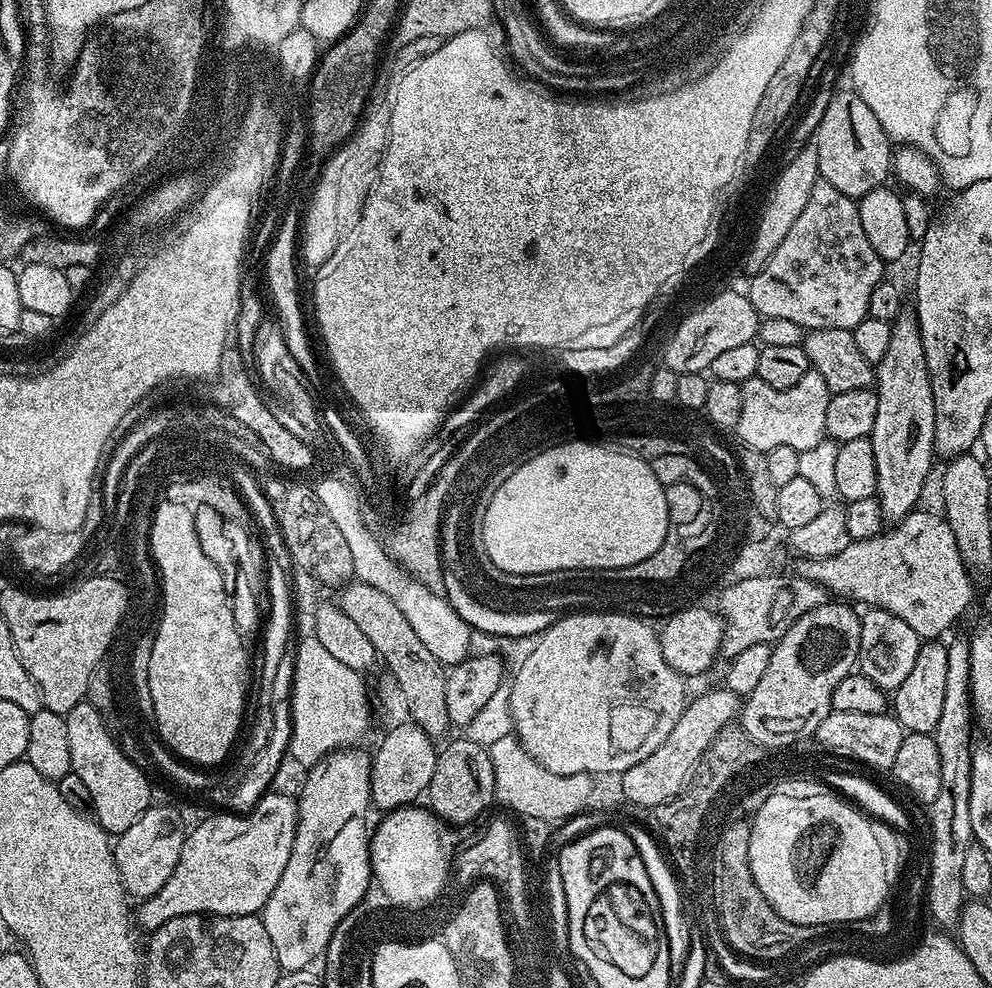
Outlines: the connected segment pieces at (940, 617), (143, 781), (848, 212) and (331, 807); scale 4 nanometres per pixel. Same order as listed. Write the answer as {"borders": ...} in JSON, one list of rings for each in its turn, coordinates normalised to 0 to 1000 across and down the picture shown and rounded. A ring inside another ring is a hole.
{"borders":[[[[921,517],[897,536],[895,534],[872,547],[859,547],[853,557],[845,557],[845,561],[828,567],[810,565],[805,570],[805,582],[814,587],[823,587],[832,599],[864,612],[888,615],[909,626],[909,630],[913,630],[913,634],[917,634],[928,649],[951,645],[951,640],[980,611],[981,584],[970,569],[966,549],[962,549],[962,536],[958,536],[956,527],[945,519],[943,522],[940,518]]],[[[83,711],[66,725],[67,743],[71,747],[73,780],[83,787],[91,800],[92,825],[110,844],[131,840],[154,813],[153,798],[141,773],[132,769],[121,757],[121,750],[110,740],[94,713]]],[[[826,181],[821,192],[817,192],[817,204],[813,204],[804,225],[796,229],[772,269],[757,280],[758,288],[752,291],[752,299],[767,321],[793,322],[811,334],[858,334],[875,323],[877,298],[892,282],[891,271],[892,264],[881,257],[881,249],[877,249],[869,234],[864,203]]],[[[344,759],[327,765],[309,778],[310,786],[302,798],[298,847],[292,872],[288,872],[288,881],[284,889],[280,889],[280,897],[276,897],[276,905],[272,905],[264,920],[268,945],[272,945],[276,966],[286,984],[304,984],[319,971],[322,973],[331,963],[338,938],[361,917],[370,903],[374,889],[373,834],[371,836],[367,825],[375,814],[375,771],[372,762],[359,760],[363,759]]]]}

